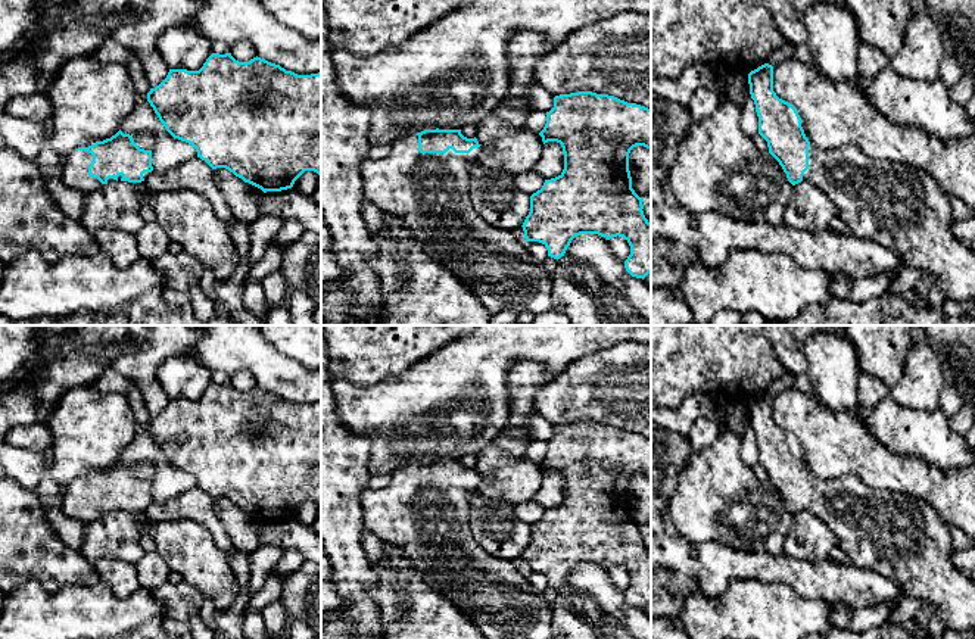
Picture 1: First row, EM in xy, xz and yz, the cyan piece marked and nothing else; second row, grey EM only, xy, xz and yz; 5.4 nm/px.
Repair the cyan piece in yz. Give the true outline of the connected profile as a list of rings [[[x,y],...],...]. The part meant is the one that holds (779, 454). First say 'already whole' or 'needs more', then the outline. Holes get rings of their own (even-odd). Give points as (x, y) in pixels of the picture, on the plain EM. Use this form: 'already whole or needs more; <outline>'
needs more; [[[764,393],[748,403],[750,424],[758,446],[758,464],[779,492],[788,511],[809,511],[829,526],[850,561],[895,583],[907,596],[935,608],[950,630],[975,632],[975,583],[950,561],[954,549],[950,526],[926,502],[904,493],[872,489],[857,476],[832,480],[810,474],[797,439],[773,421],[773,396]]]

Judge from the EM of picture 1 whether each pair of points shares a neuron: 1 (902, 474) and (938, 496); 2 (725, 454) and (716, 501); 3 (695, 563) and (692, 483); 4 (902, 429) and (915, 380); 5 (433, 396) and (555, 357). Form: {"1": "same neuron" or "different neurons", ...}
{"1": "same neuron", "2": "same neuron", "3": "different neurons", "4": "different neurons", "5": "same neuron"}

